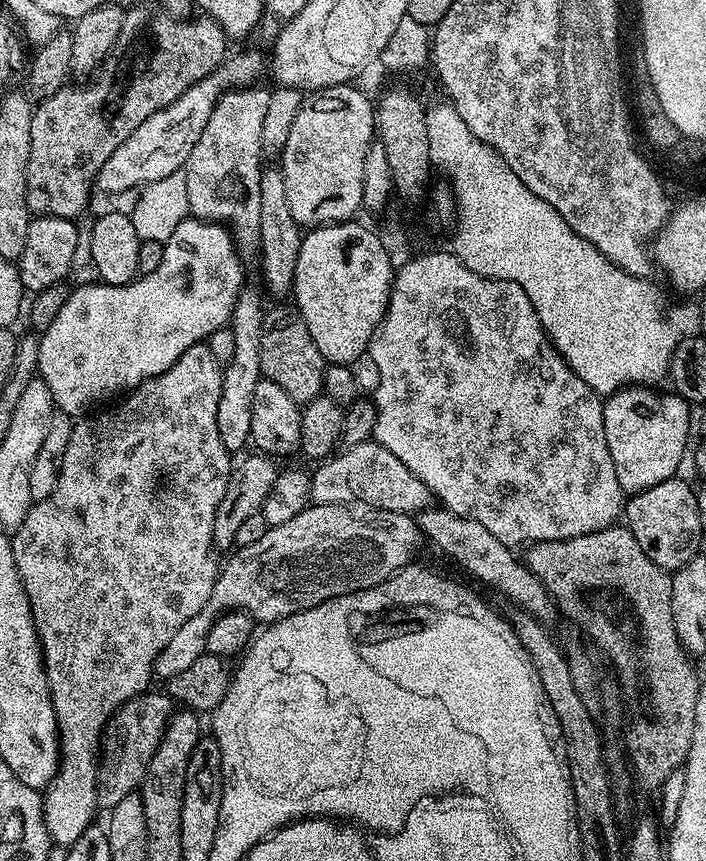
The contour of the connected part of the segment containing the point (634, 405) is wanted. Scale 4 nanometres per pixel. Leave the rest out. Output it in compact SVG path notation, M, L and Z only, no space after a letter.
M652 386L619 388L603 401L606 446L610 446L618 486L628 496L636 496L642 490L650 490L650 486L658 486L658 482L673 479L689 451L688 401L656 390Z

